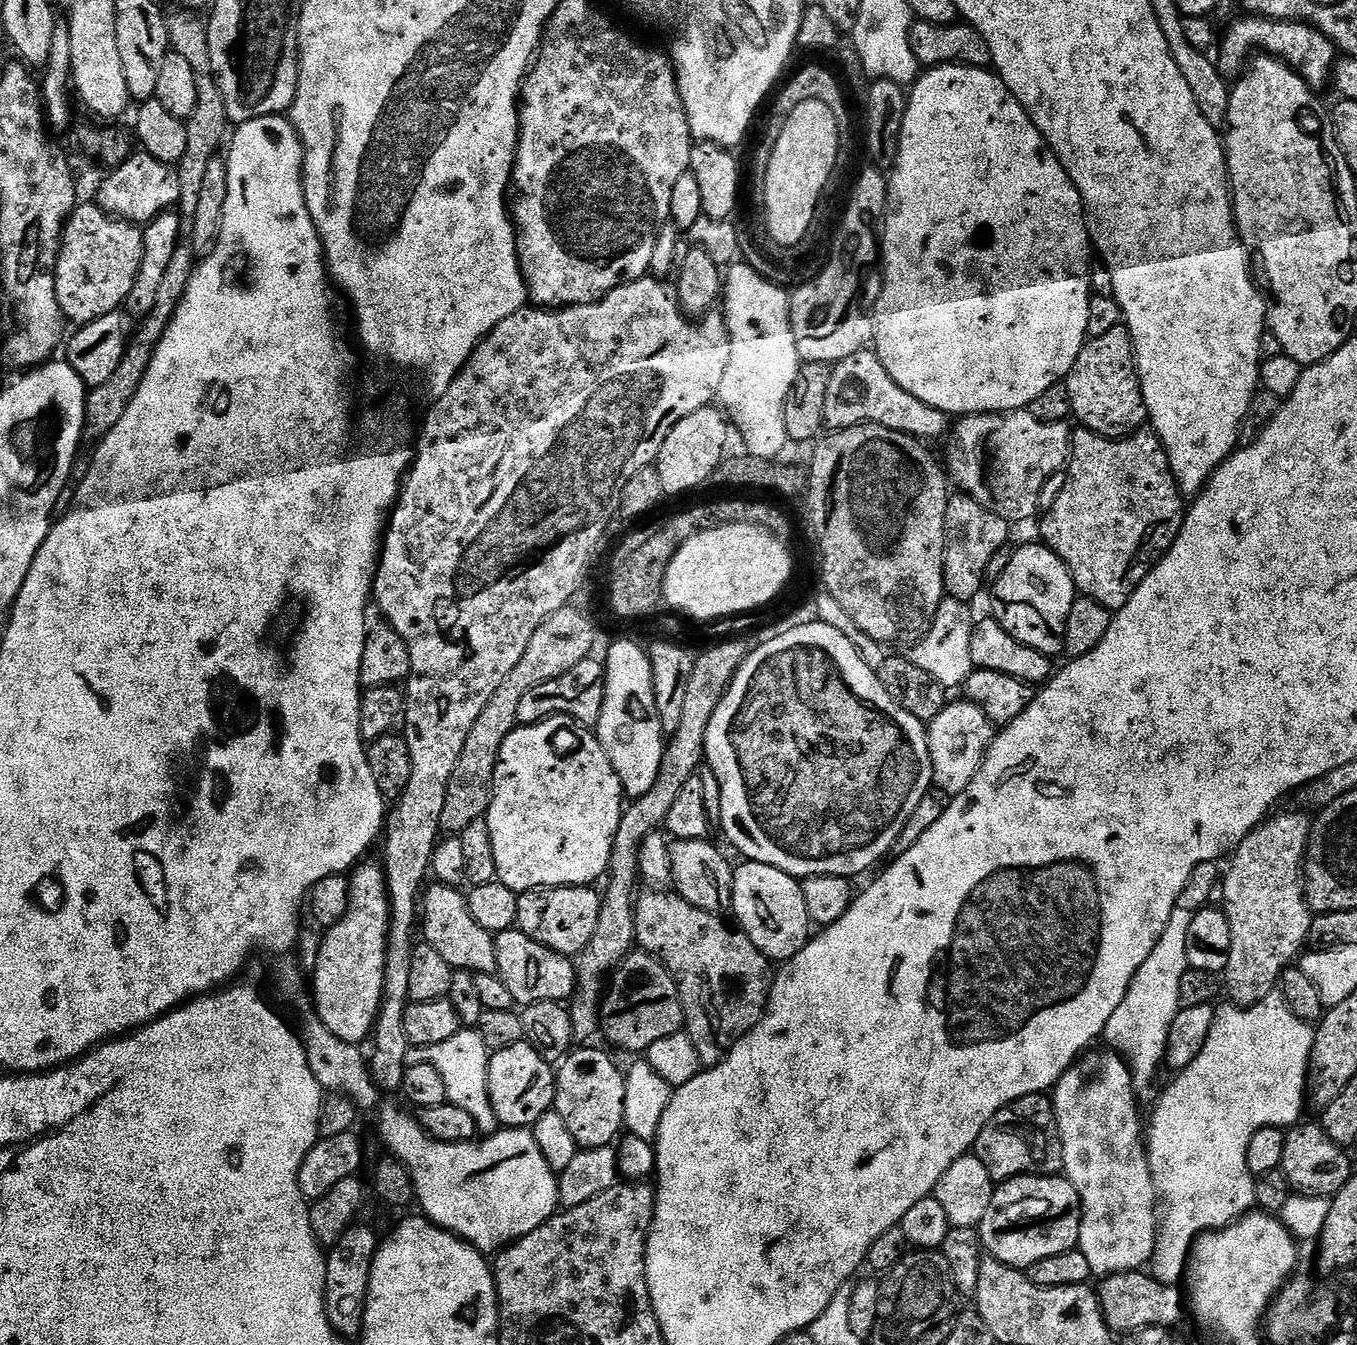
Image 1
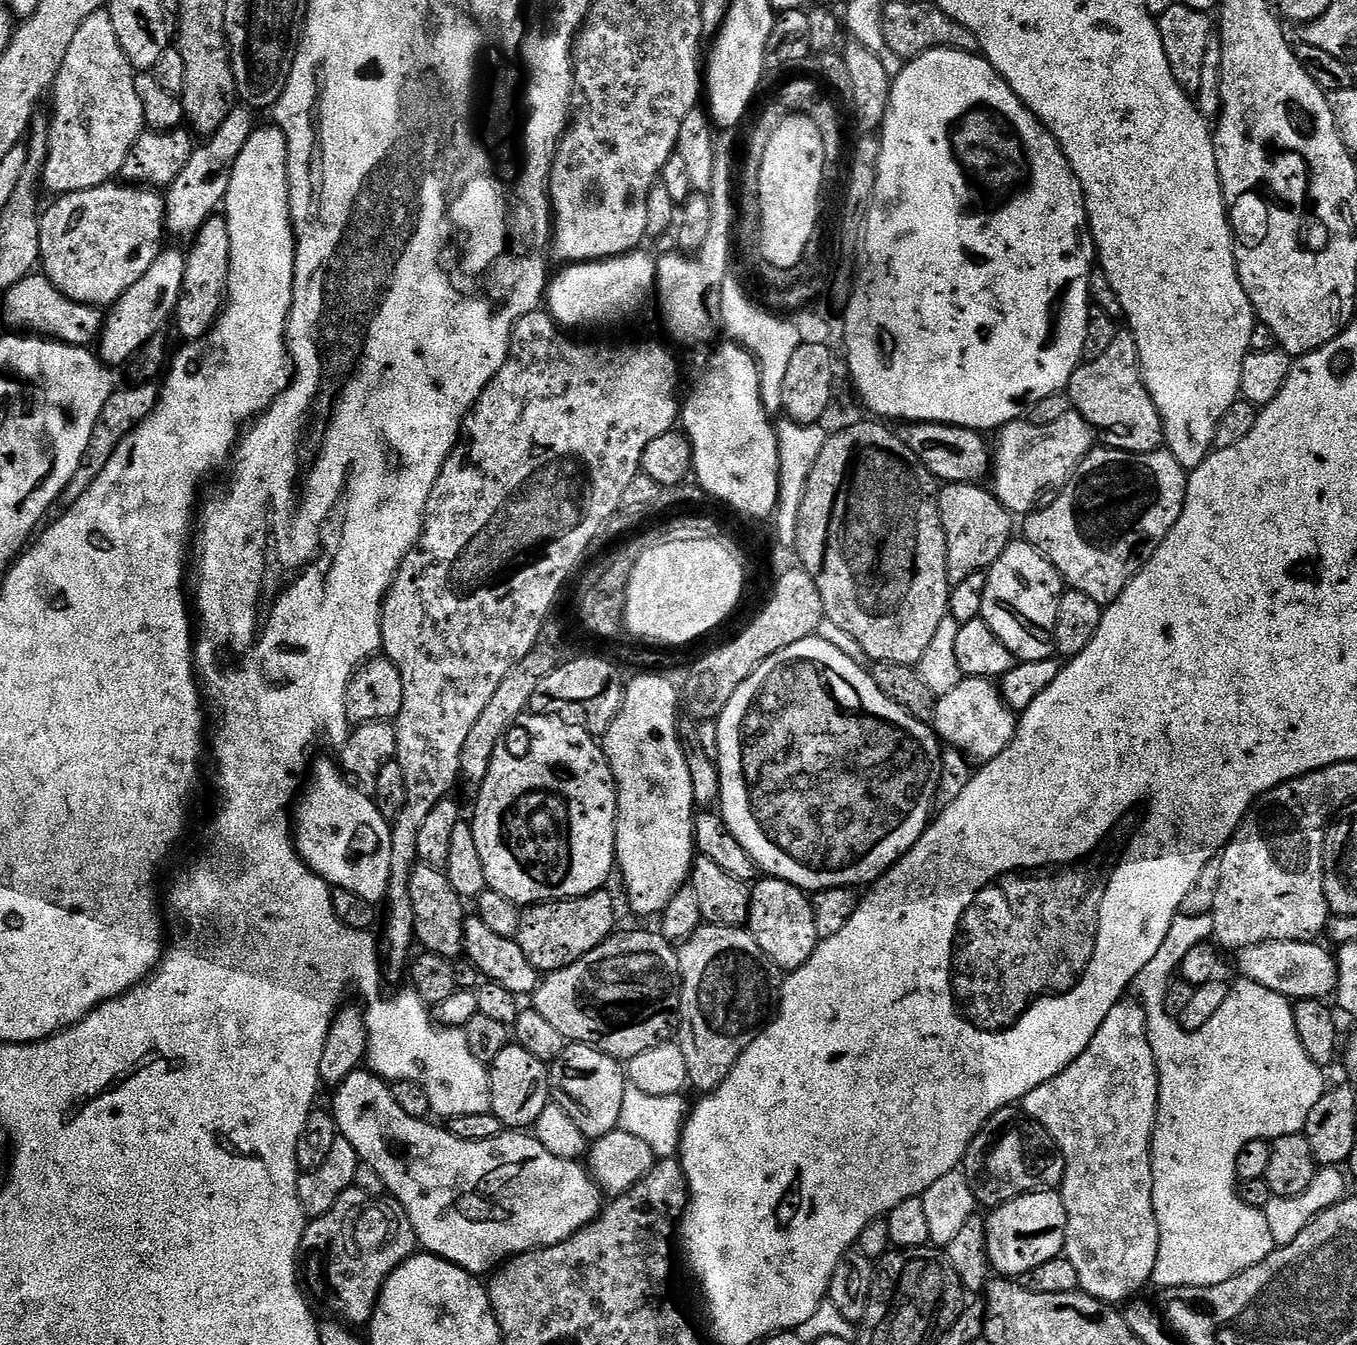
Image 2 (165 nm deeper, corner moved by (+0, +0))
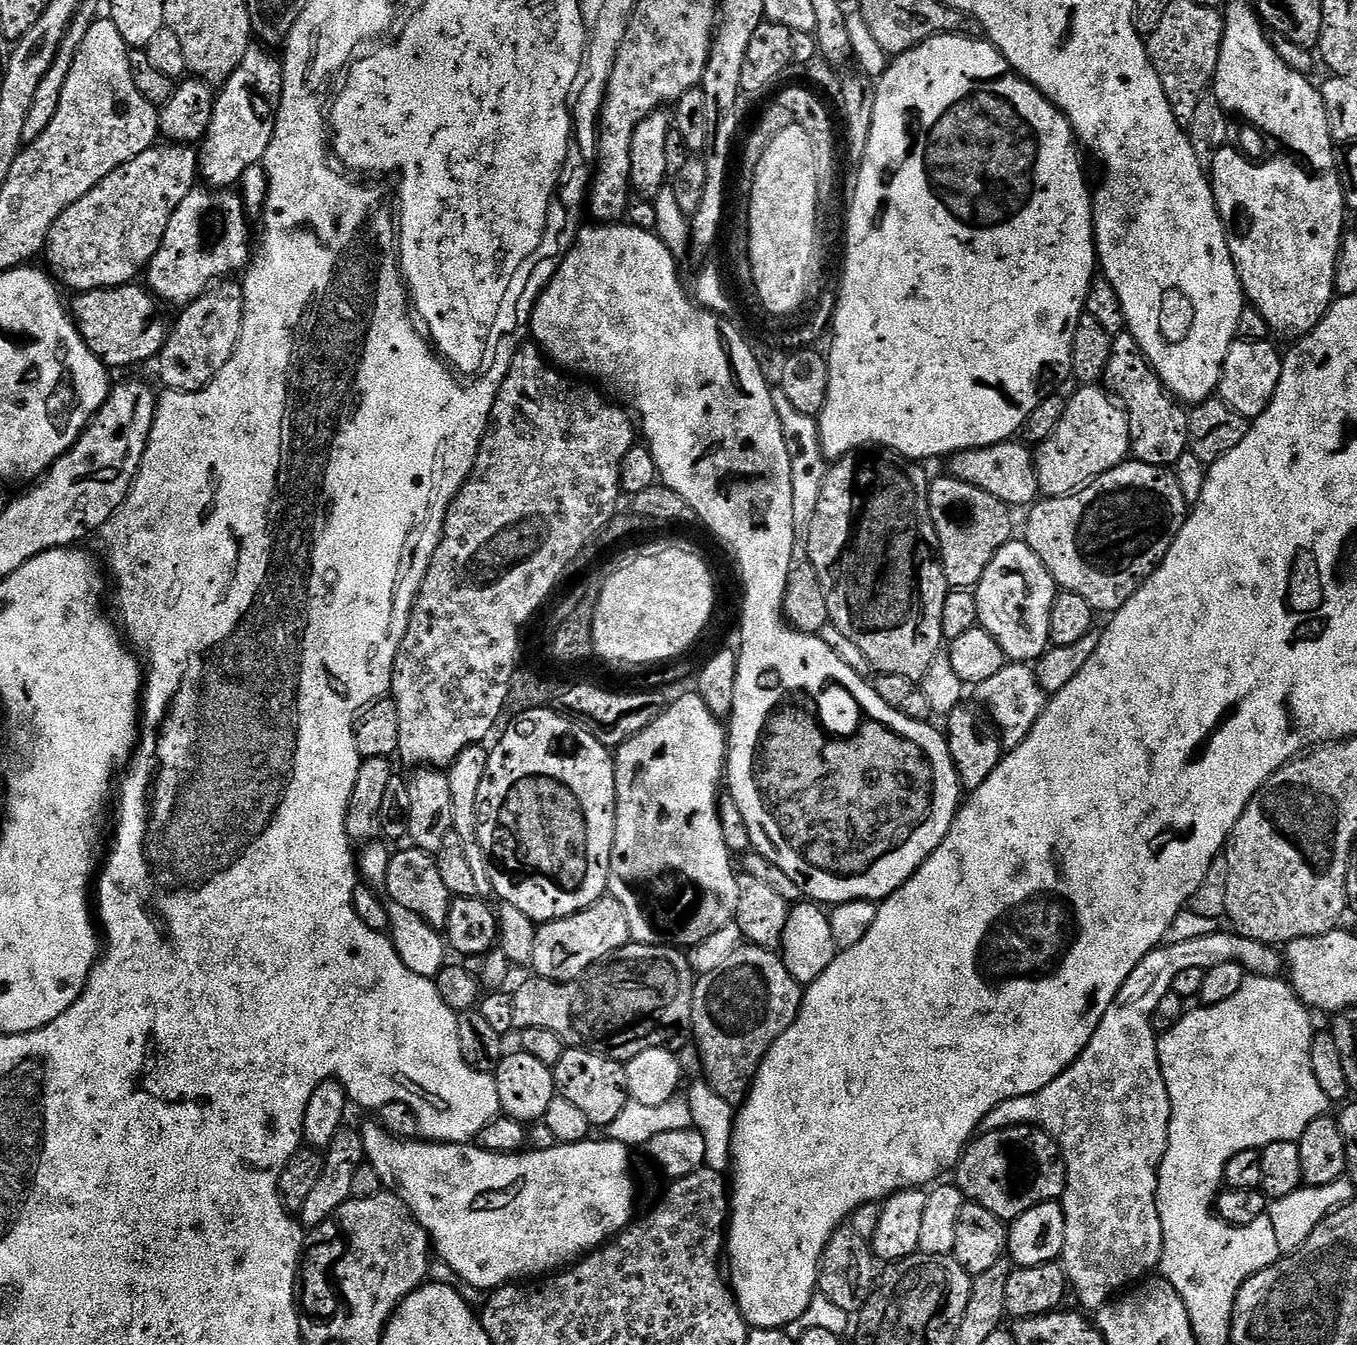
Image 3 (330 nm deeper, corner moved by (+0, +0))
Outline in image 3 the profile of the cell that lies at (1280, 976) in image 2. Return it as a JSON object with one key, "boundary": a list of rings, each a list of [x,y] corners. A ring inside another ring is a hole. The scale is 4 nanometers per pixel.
{"boundary":[[[1217,930],[1210,934],[1204,934],[1202,937],[1191,938],[1190,941],[1178,942],[1177,944],[1165,943],[1163,946],[1154,949],[1150,954],[1146,954],[1146,958],[1142,958],[1142,962],[1138,962],[1138,966],[1134,966],[1134,970],[1130,974],[1130,978],[1126,978],[1122,990],[1118,990],[1110,1010],[1106,1010],[1106,1014],[1102,1014],[1102,1022],[1098,1022],[1098,1030],[1094,1030],[1090,1042],[1082,1050],[1080,1057],[1057,1080],[1050,1082],[1050,1086],[1046,1086],[1029,1096],[1010,1098],[1010,1102],[1002,1102],[1002,1106],[998,1106],[993,1112],[986,1114],[984,1119],[982,1125],[984,1132],[997,1132],[999,1128],[1010,1128],[1013,1126],[1035,1126],[1047,1132],[1055,1140],[1060,1151],[1064,1153],[1064,1164],[1068,1167],[1068,1184],[1064,1188],[1062,1197],[1062,1207],[1064,1217],[1066,1218],[1066,1238],[1064,1239],[1064,1250],[1062,1253],[1062,1267],[1064,1275],[1068,1277],[1071,1291],[1074,1293],[1074,1296],[1076,1292],[1077,1298],[1080,1299],[1081,1306],[1079,1305],[1079,1307],[1081,1309],[1092,1308],[1091,1310],[1099,1310],[1103,1308],[1117,1294],[1123,1293],[1129,1286],[1143,1281],[1147,1277],[1144,1276],[1147,1272],[1153,1271],[1155,1273],[1160,1267],[1160,1255],[1162,1254],[1164,1243],[1162,1242],[1162,1218],[1158,1218],[1156,1195],[1158,1194],[1158,1174],[1160,1173],[1162,1158],[1166,1154],[1166,1146],[1168,1145],[1170,1094],[1166,1094],[1166,1082],[1162,1078],[1162,1070],[1158,1062],[1158,1050],[1156,1049],[1158,1034],[1152,1028],[1154,1006],[1158,1006],[1158,1002],[1162,1002],[1162,998],[1166,998],[1166,994],[1172,991],[1174,978],[1178,978],[1178,974],[1182,974],[1182,970],[1202,970],[1203,972],[1208,972],[1214,966],[1240,964],[1244,968],[1245,973],[1254,976],[1279,977],[1281,975],[1282,956],[1281,953],[1280,956],[1276,953],[1279,951],[1275,947],[1263,944],[1257,940],[1251,940],[1245,936],[1238,936],[1235,931],[1227,931]]]}

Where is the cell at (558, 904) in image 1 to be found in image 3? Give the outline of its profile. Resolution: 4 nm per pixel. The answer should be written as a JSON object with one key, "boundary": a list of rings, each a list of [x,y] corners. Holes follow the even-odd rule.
{"boundary":[[[606,894],[598,902],[586,906],[586,910],[539,925],[530,968],[537,976],[565,984],[578,979],[590,965],[605,960],[614,954],[614,950],[626,946],[631,940],[630,922],[626,922],[622,902]]]}

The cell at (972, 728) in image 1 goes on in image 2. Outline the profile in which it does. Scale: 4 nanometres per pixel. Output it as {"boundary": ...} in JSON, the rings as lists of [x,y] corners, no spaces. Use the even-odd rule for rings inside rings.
{"boundary":[[[969,676],[960,680],[950,694],[937,699],[934,731],[947,747],[957,748],[969,765],[979,766],[998,758],[998,754],[1010,746],[1017,719],[1017,713],[1008,707],[993,681]]]}

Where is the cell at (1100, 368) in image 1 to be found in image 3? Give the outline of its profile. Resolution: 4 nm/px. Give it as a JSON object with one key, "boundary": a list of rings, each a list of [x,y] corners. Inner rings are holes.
{"boundary":[[[1127,330],[1112,341],[1102,384],[1128,413],[1128,426],[1132,439],[1130,452],[1135,459],[1146,462],[1150,466],[1167,468],[1174,466],[1178,458],[1185,456],[1188,452],[1189,413],[1177,403],[1156,377],[1156,372],[1144,357],[1138,342]]]}

